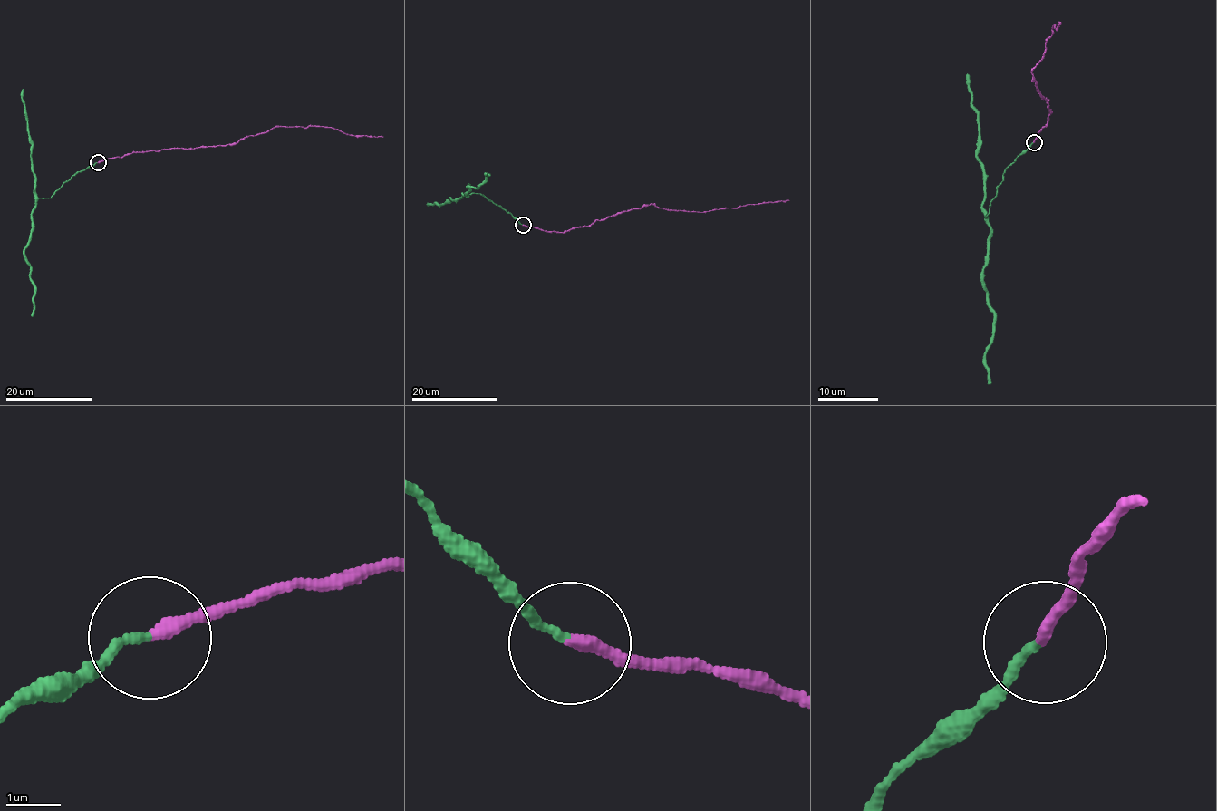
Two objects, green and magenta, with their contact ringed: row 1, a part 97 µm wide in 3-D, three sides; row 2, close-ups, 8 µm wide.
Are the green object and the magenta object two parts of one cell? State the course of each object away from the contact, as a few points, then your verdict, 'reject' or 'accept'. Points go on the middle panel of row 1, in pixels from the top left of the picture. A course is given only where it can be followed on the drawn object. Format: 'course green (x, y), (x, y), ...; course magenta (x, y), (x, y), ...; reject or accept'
course green (522, 225), (479, 193), (466, 194), (470, 185), (467, 187), (477, 188), (488, 175); course magenta (522, 225), (565, 232), (652, 204), (660, 208), (702, 212), (788, 199); accept

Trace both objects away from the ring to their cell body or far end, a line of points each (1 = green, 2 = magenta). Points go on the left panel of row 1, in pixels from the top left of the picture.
1: (98, 162), (74, 173), (50, 197), (37, 199), (32, 214), (30, 241), (24, 250), (33, 284), (32, 316)
2: (98, 162), (133, 152), (230, 145), (248, 136), (266, 132), (275, 126), (329, 127), (347, 134), (382, 137)

